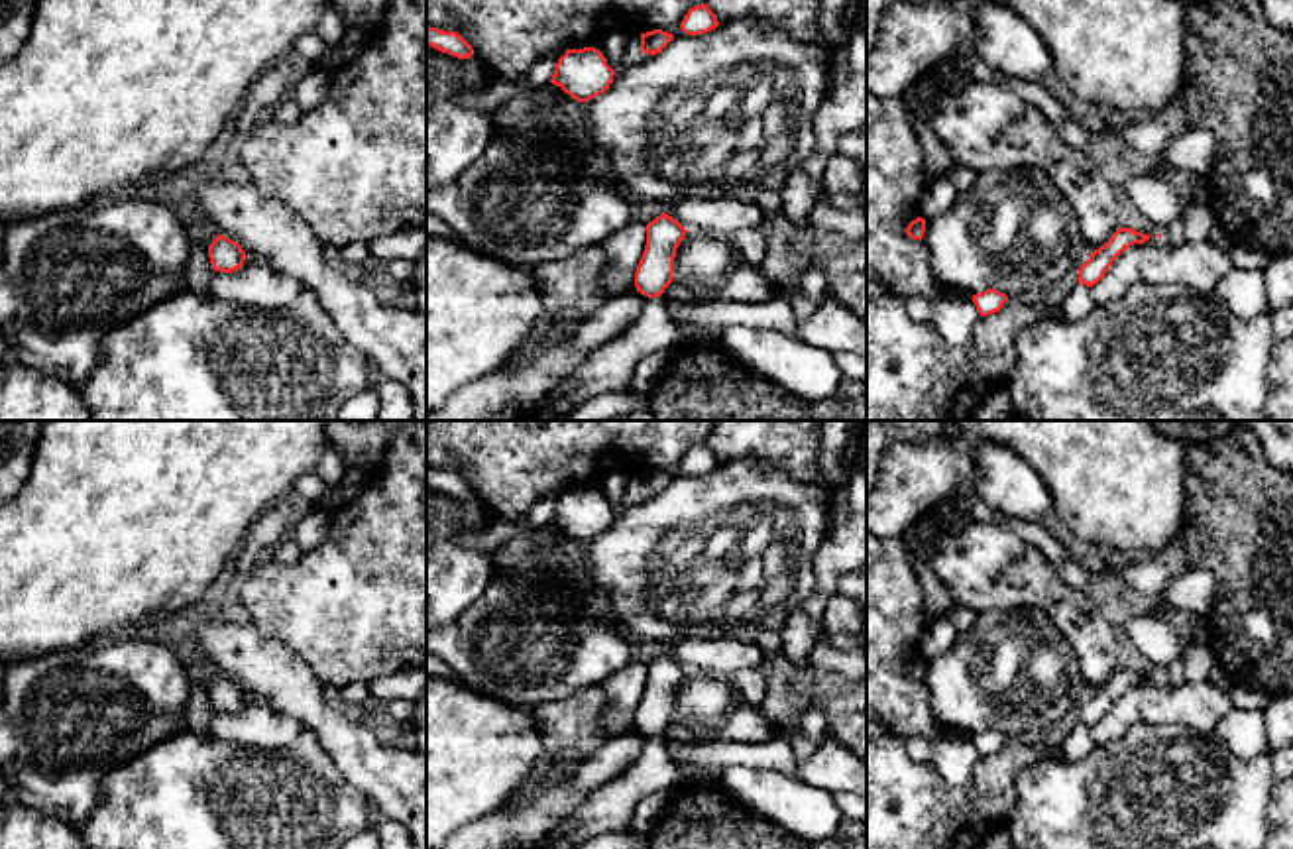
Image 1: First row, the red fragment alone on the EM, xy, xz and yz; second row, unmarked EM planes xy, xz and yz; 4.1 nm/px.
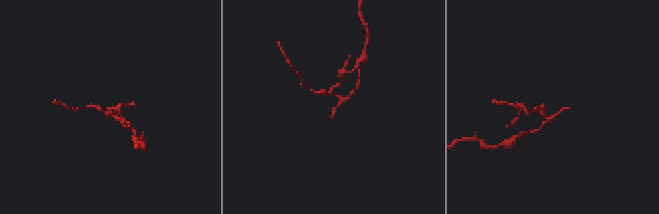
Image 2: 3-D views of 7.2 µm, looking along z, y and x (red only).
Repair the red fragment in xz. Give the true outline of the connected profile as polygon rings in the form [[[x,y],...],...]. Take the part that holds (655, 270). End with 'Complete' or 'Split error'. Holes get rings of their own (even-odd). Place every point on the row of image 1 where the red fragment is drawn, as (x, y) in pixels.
[[[662,212],[646,224],[646,246],[635,271],[635,287],[641,295],[654,299],[672,283],[676,248],[686,228]]]. Complete

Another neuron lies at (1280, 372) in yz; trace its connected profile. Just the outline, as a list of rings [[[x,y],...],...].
[[[1293,336],[1273,344],[1265,383],[1267,421],[1293,421]]]

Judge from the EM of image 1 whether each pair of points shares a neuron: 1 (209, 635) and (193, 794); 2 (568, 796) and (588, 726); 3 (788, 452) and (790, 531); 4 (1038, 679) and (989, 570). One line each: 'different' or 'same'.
1: different
2: same
3: different
4: different

